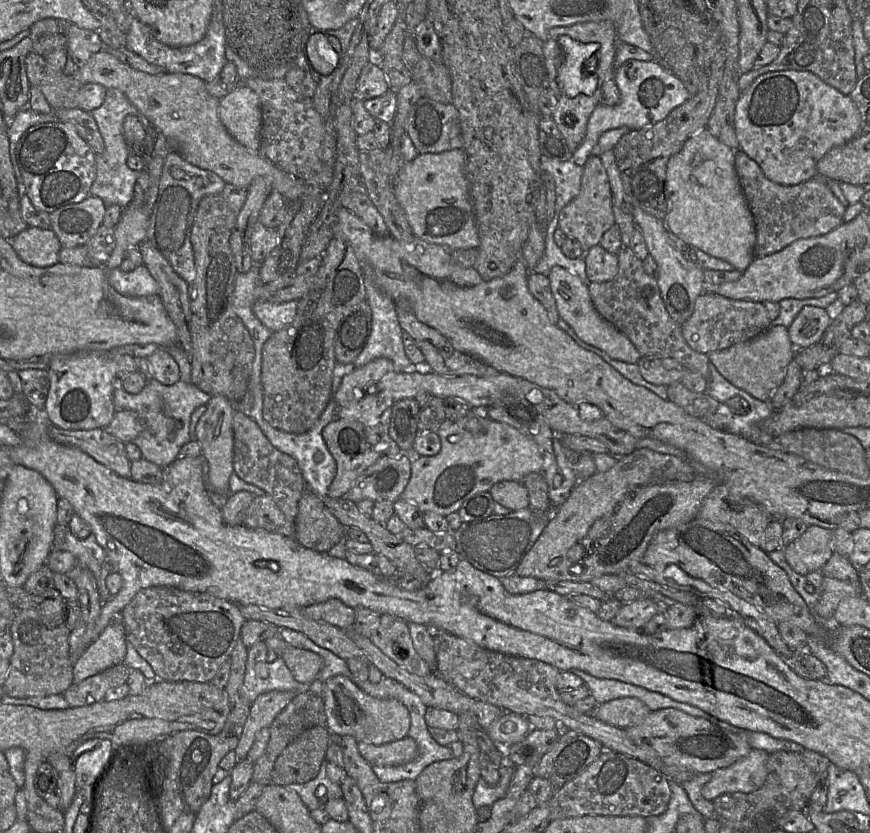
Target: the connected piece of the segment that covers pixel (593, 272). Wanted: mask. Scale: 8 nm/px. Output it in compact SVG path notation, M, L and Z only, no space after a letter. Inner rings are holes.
M600 244L589 248L583 255L589 282L612 280L618 272L617 254L606 251Z

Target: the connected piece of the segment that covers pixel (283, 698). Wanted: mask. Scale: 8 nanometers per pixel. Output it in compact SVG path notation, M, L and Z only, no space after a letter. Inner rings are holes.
M270 691L260 694L251 703L250 713L236 747L235 755L238 762L248 756L256 734L262 728L269 728L276 716L287 706L295 696L291 691Z

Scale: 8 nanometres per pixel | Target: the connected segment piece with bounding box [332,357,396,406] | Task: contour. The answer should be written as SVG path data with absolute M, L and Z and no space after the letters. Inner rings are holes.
M377 358L366 365L355 368L342 378L332 400L340 405L349 405L360 400L368 390L388 373L396 372L393 362L387 358Z

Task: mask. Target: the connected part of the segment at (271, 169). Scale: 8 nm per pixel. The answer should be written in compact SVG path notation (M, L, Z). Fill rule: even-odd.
M105 49L93 54L88 62L77 70L77 78L82 85L96 83L105 89L115 88L123 92L128 100L145 116L153 128L160 132L168 141L170 149L178 152L184 160L201 169L217 174L226 184L247 188L259 176L265 177L271 183L273 191L282 194L289 202L295 202L309 191L320 190L312 188L302 179L283 171L267 160L260 151L253 151L237 142L222 124L219 115L219 99L214 98L206 89L206 82L200 78L182 73L161 73L150 75L122 63Z

